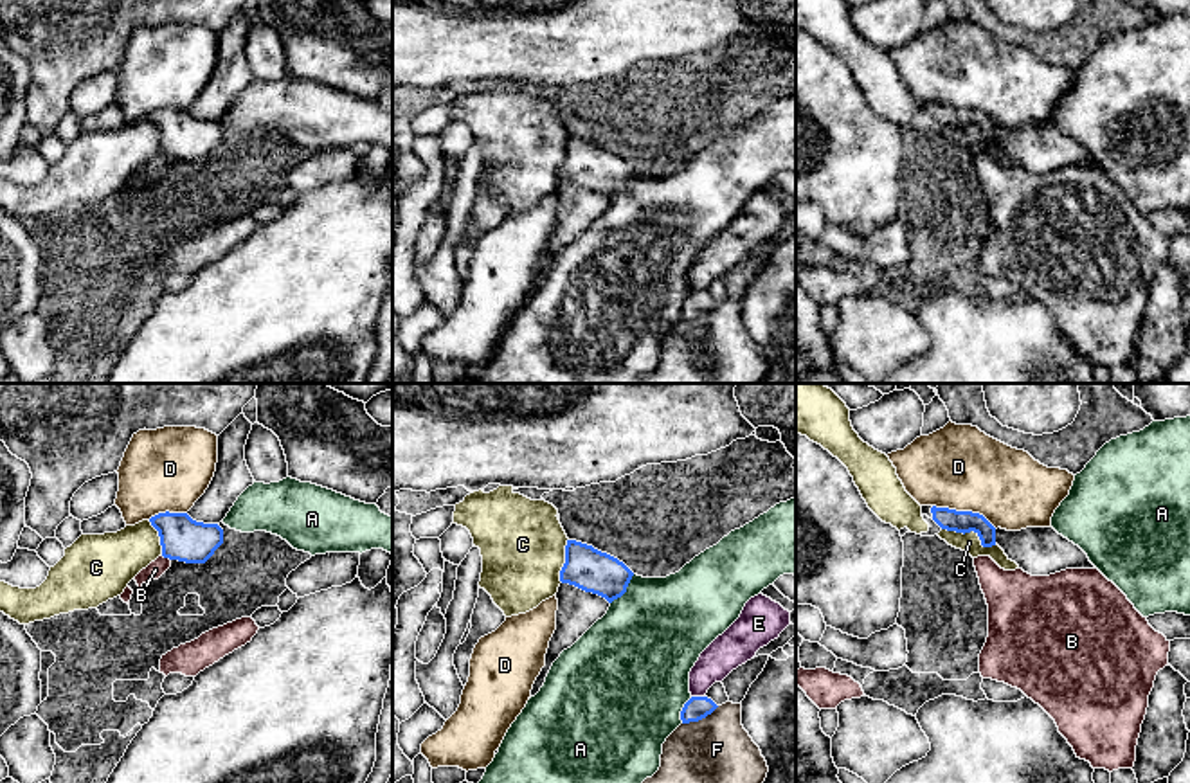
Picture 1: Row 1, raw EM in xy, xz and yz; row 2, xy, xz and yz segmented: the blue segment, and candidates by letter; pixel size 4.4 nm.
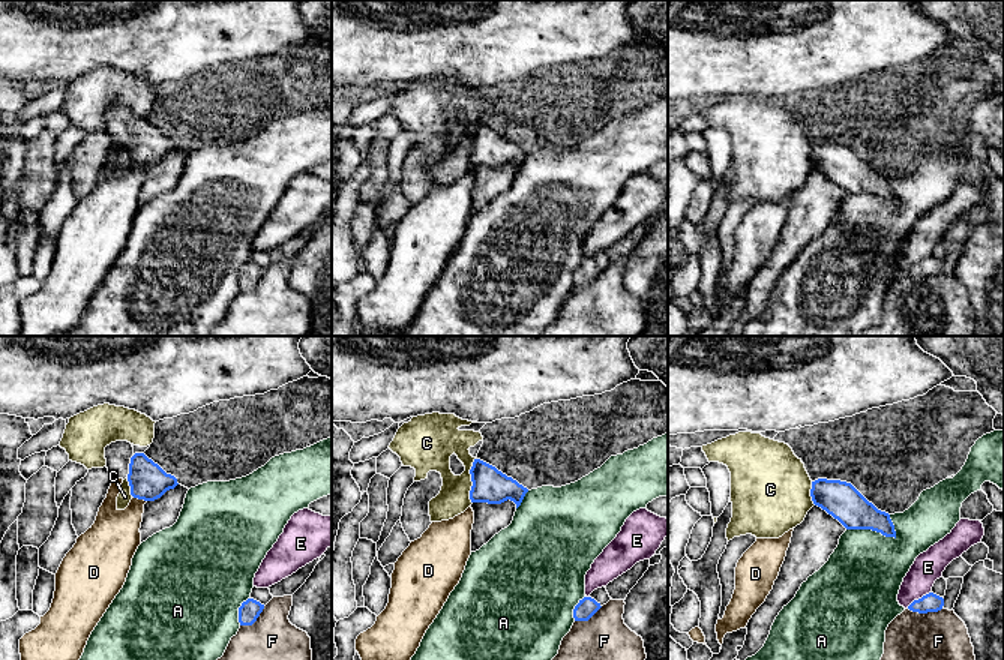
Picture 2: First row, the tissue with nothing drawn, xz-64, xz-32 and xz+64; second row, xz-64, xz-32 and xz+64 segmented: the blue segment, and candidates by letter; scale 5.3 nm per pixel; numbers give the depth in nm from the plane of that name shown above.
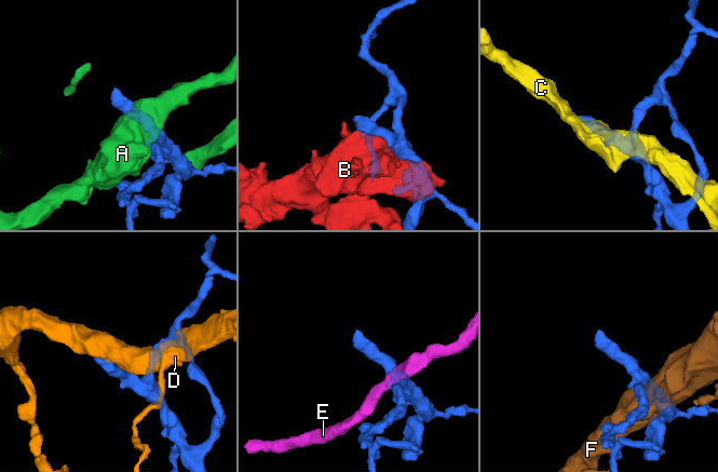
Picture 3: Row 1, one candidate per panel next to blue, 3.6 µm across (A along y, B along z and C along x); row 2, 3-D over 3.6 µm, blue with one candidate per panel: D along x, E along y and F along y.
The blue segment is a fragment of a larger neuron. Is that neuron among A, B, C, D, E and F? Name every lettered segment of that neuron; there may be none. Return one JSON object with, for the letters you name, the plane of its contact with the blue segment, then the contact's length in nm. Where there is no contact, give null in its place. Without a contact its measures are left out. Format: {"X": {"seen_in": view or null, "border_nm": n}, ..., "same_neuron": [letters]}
{"same_neuron": []}

